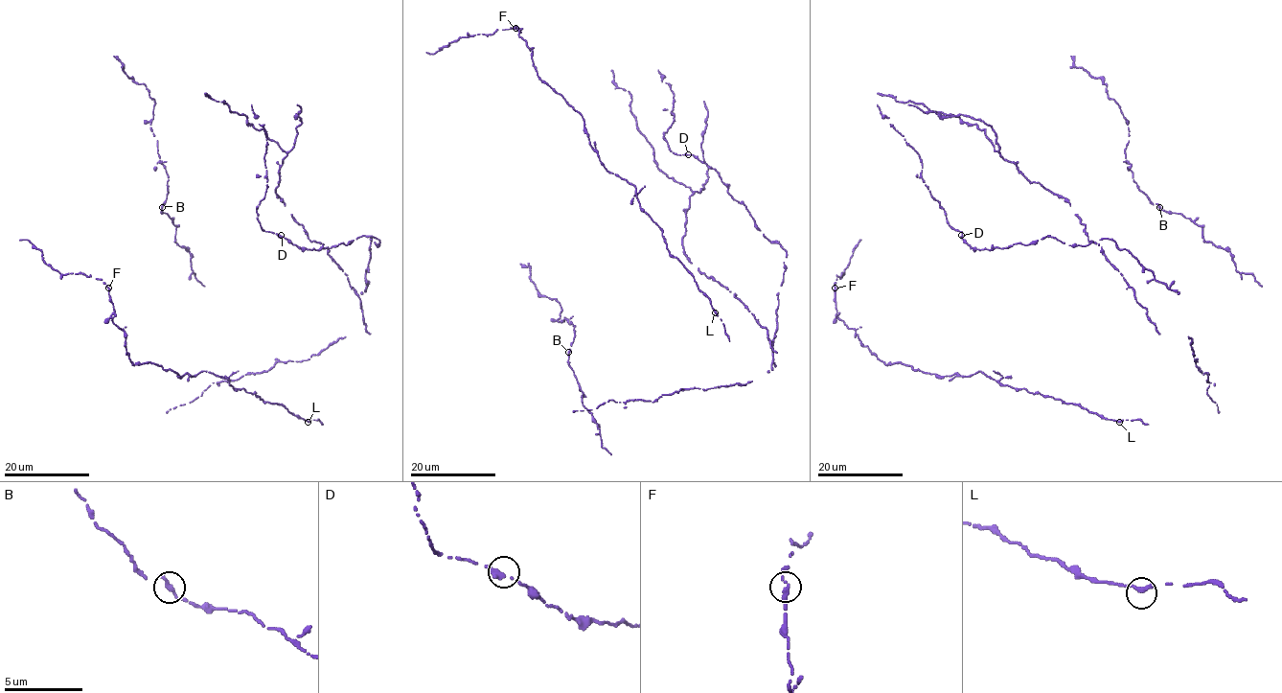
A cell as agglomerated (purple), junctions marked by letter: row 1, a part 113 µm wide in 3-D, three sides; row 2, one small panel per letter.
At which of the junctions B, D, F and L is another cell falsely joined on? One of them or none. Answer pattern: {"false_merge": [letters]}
{"false_merge": []}

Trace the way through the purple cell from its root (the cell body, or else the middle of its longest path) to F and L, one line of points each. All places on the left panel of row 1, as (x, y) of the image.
F: (319, 419), (298, 418), (205, 371), (179, 376), (153, 363), (133, 364), (125, 334), (111, 320), (108, 288)
L: (319, 419), (308, 422)

